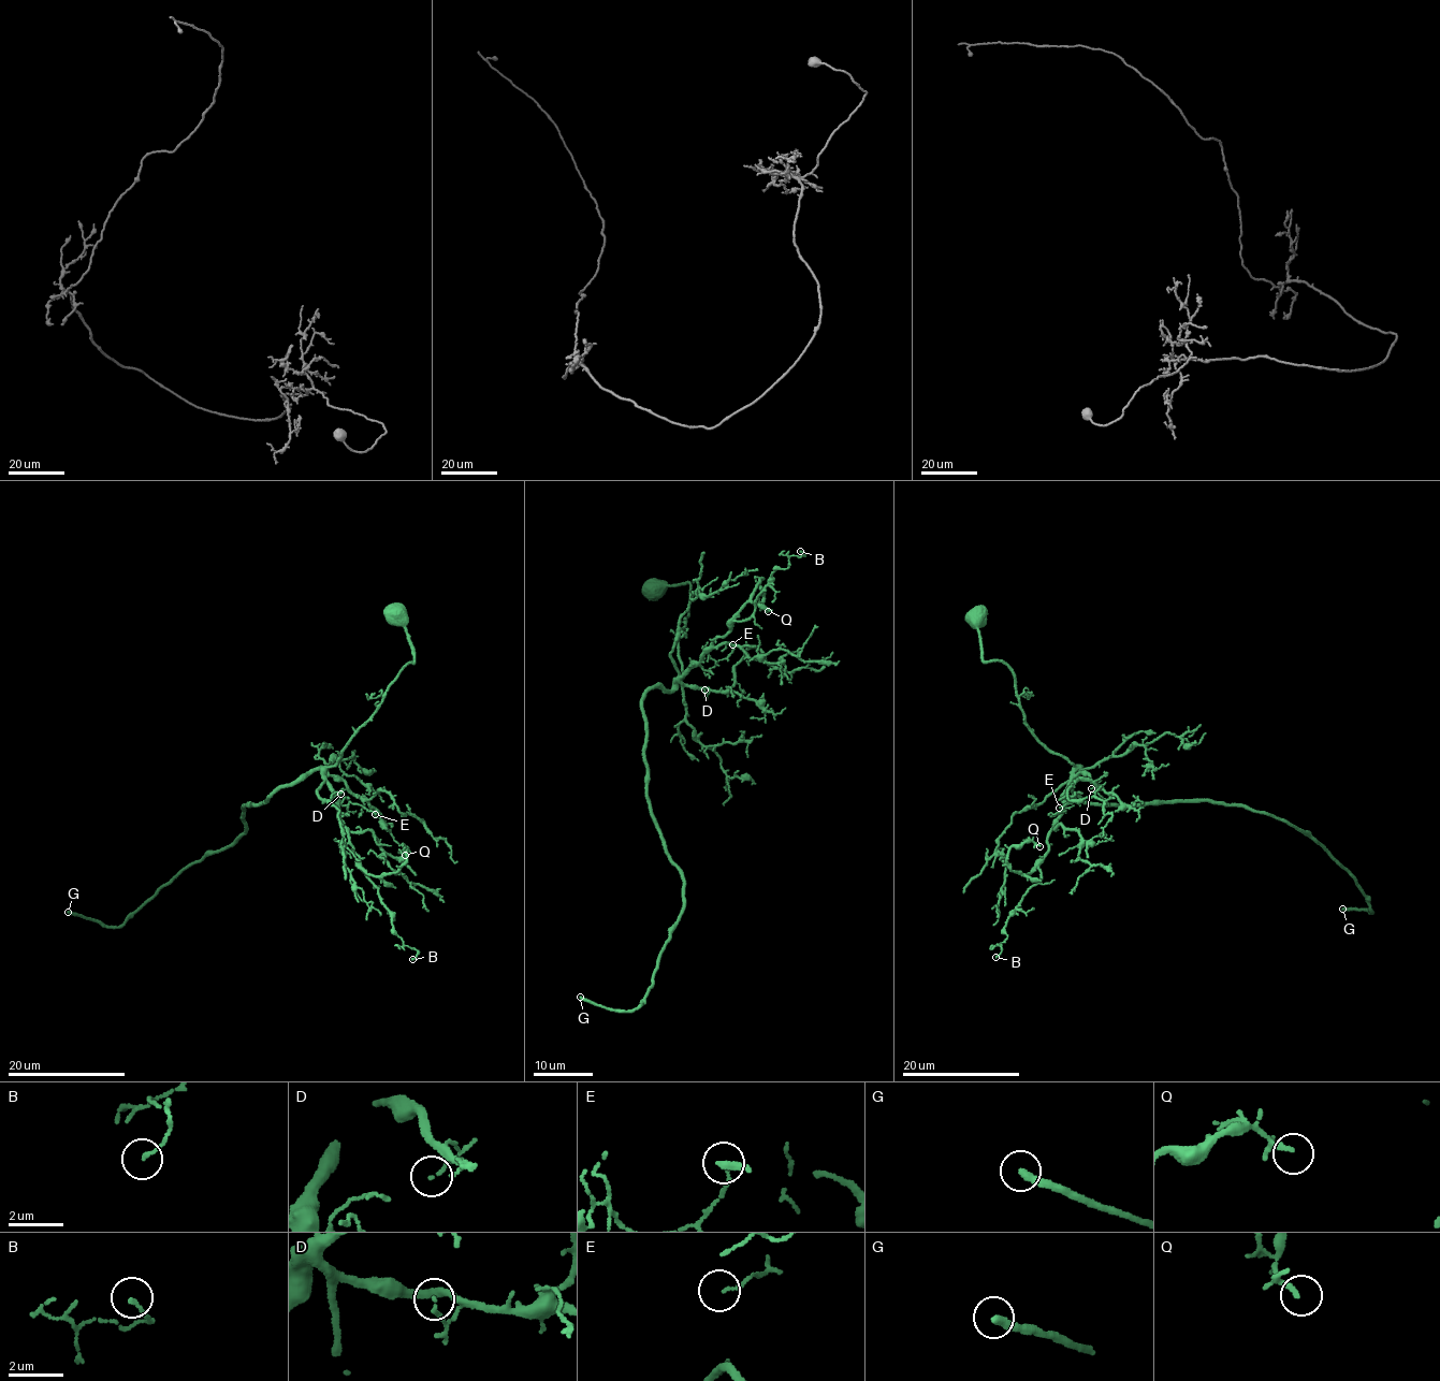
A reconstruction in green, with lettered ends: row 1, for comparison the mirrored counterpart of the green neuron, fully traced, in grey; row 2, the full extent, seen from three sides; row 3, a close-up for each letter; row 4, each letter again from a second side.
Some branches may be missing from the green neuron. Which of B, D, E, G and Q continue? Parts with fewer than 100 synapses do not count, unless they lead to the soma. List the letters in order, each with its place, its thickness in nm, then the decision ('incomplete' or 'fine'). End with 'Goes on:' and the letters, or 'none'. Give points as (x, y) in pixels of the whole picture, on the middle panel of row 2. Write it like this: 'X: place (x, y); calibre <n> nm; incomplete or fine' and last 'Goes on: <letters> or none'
B: place (800, 551); calibre 120 nm; fine
D: place (704, 689); calibre 130 nm; fine
E: place (732, 644); calibre 120 nm; fine
G: place (580, 997); calibre 280 nm; incomplete
Q: place (768, 611); calibre 110 nm; fine
Goes on: G

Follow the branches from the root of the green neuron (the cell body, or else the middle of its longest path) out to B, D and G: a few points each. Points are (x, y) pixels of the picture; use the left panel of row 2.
B: (395, 614), (413, 663), (326, 768), (325, 781), (360, 869), (377, 887), (403, 944), (418, 951), (412, 959)
D: (395, 614), (405, 629), (413, 660), (406, 664), (375, 713), (324, 771), (345, 782), (347, 788), (340, 794)
G: (395, 614), (413, 663), (336, 764), (242, 807), (245, 832), (190, 865), (121, 925), (68, 912)

